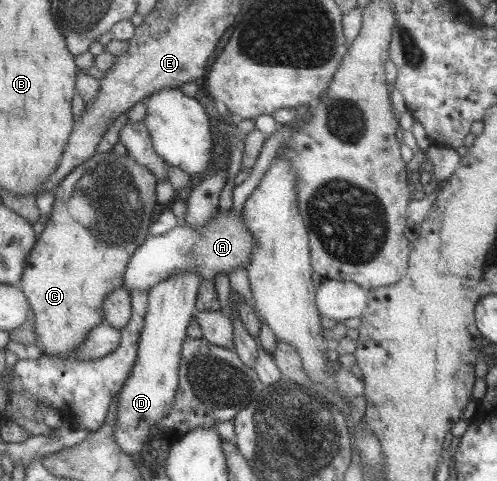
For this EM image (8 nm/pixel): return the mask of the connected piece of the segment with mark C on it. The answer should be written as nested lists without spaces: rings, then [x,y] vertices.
[[[107,151],[105,153],[95,152],[92,157],[84,160],[80,166],[76,166],[70,174],[66,174],[66,178],[52,190],[54,193],[53,207],[45,222],[44,230],[40,232],[36,243],[34,243],[34,247],[32,247],[32,250],[30,250],[30,253],[28,253],[25,259],[24,270],[22,271],[19,285],[31,308],[33,331],[36,335],[37,343],[41,346],[42,354],[64,356],[71,350],[76,350],[85,341],[89,330],[103,321],[103,300],[109,292],[122,286],[128,259],[148,236],[150,220],[154,219],[155,212],[158,210],[154,194],[156,184],[156,179],[154,179],[152,173],[148,169],[136,165],[136,162],[132,161],[132,158],[129,158],[127,153],[114,154]]]

